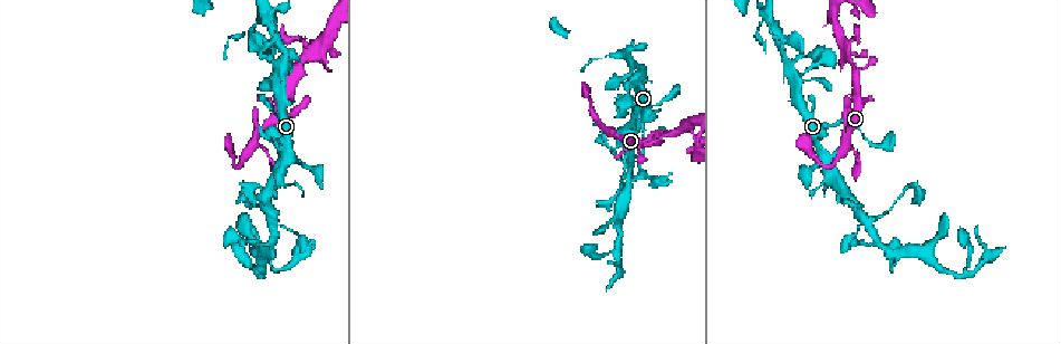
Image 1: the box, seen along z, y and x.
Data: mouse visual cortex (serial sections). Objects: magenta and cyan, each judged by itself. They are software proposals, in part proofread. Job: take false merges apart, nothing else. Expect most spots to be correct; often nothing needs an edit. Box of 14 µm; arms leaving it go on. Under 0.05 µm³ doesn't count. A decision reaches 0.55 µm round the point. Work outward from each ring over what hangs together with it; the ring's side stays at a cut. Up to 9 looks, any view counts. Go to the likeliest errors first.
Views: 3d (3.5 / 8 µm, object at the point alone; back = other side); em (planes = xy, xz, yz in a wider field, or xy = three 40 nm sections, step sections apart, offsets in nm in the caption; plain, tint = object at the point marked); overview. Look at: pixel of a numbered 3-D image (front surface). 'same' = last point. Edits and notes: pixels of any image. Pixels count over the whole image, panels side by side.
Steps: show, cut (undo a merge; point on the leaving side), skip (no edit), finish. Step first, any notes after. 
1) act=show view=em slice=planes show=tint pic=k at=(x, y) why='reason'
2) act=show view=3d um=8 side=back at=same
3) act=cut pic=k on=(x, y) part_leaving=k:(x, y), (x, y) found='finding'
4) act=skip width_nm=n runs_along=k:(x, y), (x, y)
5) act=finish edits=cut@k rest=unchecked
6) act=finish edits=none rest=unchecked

act=show view=em slice=xy step=1 show=tint pic=1 at=(849, 117)

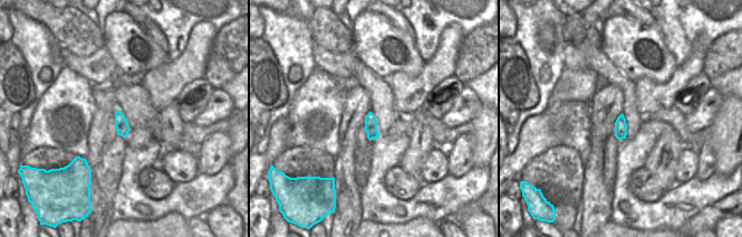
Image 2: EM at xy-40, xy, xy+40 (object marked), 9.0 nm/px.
act=show view=3d um=3.5 at=same why='see where the arms go'

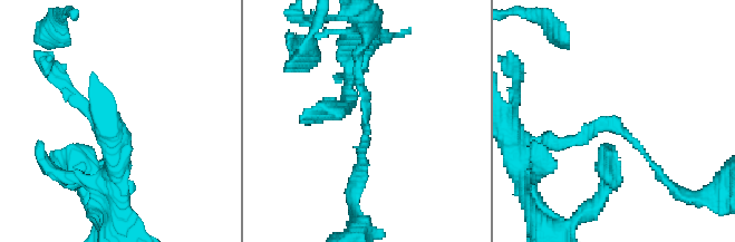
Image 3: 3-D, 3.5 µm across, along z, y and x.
act=skip arm_widths_nm=100,150 runs_along=3:(548, 143), (616, 122), (661, 177) found='one cell here'

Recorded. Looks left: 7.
act=show view=3d um=3.5 pic=1 at=(266, 206) why='three arms meet'

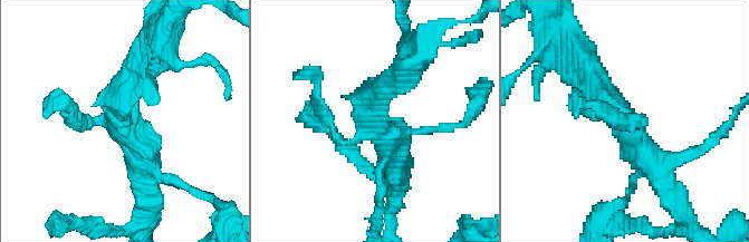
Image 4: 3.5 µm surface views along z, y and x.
act=show view=em slice=xy step=5 show=tint pic=4 at=(122, 124) why='now the EM'

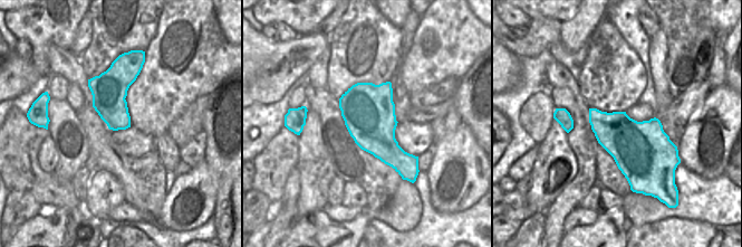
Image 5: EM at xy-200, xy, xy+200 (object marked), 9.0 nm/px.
act=skip runs_along=4:(587, 67), (668, 187) found='one cell here'

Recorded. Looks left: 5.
act=show view=3d um=3.5 pic=1 at=(615, 249)

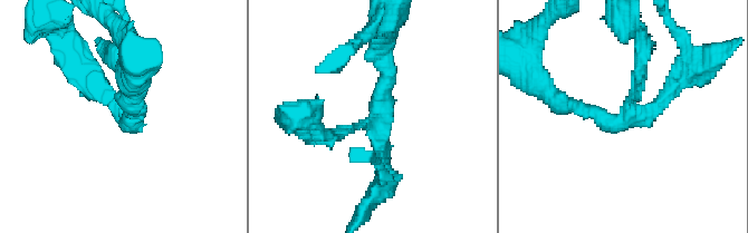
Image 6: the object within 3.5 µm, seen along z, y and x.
act=show view=em slice=xy step=2 show=tint pic=6 at=(127, 119) arms=3 arm_widths_nm=200,200,200 why='shape alone is not enough'

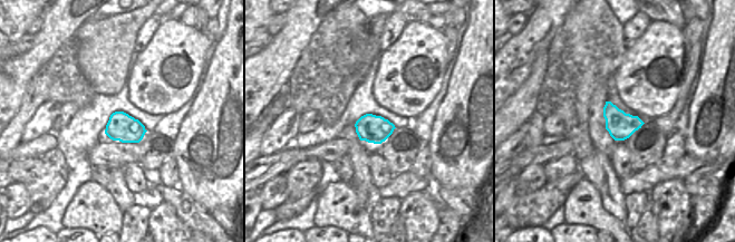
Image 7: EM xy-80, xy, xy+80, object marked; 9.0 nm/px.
act=skip runs_along=6:(383, 55), (380, 120), (328, 135) found='all the same cell'

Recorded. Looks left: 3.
act=show view=3d um=3.5 pic=1 at=(269, 18) why='branch point'

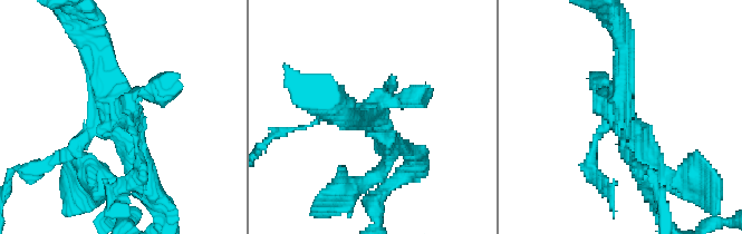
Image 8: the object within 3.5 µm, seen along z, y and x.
act=skip found='one cell here'

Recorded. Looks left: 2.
act=finish edits=none rest=unchecked

